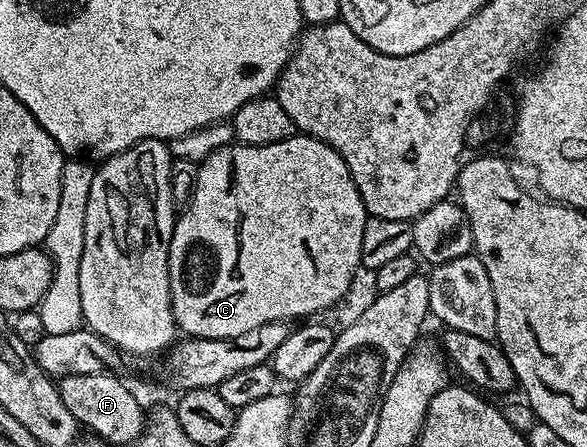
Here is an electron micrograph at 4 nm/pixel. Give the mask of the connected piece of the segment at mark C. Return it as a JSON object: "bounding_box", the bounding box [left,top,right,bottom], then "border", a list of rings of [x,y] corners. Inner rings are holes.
{"bounding_box":[168,133,367,338],"border":[[[295,133],[280,144],[263,146],[244,146],[231,144],[221,146],[212,152],[198,167],[194,194],[190,197],[185,210],[177,215],[170,241],[168,268],[170,269],[171,308],[177,329],[191,338],[235,338],[260,324],[285,322],[287,320],[306,320],[318,316],[321,310],[334,306],[350,290],[354,282],[354,273],[362,266],[362,241],[364,224],[367,220],[366,209],[360,200],[360,192],[344,164],[344,160],[328,144],[309,134]]]}

